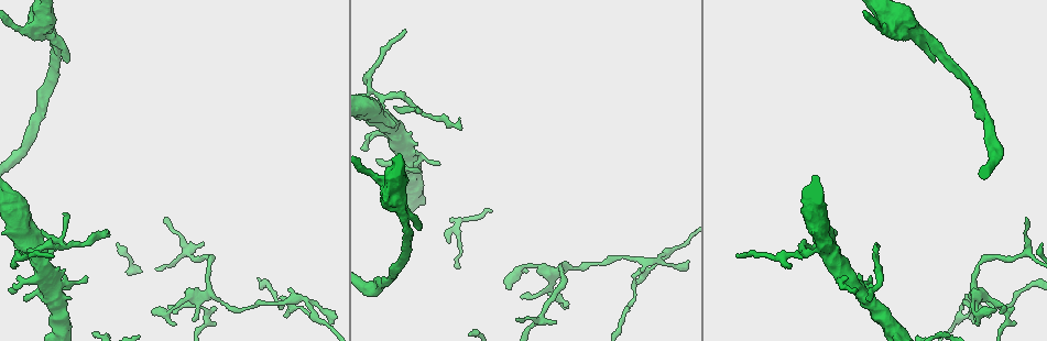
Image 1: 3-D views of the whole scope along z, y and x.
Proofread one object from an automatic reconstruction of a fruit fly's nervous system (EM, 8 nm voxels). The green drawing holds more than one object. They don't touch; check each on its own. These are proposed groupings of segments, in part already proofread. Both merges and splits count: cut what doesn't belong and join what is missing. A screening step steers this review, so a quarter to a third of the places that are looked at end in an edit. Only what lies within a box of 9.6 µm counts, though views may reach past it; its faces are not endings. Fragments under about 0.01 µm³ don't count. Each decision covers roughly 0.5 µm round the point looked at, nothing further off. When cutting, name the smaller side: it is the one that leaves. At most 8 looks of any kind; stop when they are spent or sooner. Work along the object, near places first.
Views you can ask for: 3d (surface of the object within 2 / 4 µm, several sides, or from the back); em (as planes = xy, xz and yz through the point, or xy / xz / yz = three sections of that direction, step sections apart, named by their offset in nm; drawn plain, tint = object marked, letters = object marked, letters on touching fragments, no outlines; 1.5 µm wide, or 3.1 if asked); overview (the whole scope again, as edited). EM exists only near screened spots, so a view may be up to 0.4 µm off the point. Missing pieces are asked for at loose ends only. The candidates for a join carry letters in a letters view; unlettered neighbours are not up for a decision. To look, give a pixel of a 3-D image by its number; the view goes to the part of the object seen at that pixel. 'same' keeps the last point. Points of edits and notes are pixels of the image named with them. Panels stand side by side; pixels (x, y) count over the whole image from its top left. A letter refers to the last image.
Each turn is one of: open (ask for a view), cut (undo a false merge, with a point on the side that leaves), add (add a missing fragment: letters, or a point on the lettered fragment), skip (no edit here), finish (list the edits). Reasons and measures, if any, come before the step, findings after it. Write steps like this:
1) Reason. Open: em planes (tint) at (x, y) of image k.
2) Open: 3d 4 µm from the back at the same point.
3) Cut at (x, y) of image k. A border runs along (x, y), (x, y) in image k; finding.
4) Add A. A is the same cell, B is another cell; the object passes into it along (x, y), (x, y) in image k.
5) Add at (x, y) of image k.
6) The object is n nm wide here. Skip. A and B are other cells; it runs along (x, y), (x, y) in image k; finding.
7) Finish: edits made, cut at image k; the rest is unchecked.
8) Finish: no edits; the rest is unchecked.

Open: 3d 4 µm at (53, 34) of image 1.

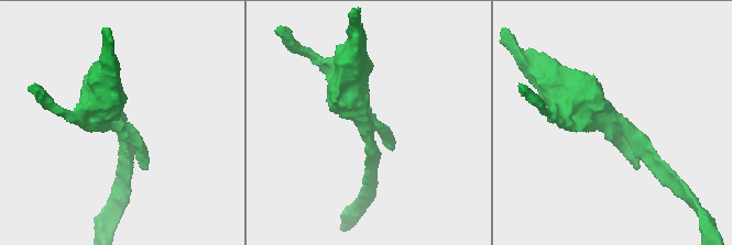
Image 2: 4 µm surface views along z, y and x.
3 arms meet here; the arms are 180, 200, 550 nm wide; now the EM. Open: em xz step 4 (letters) at (614, 119) of image 2.

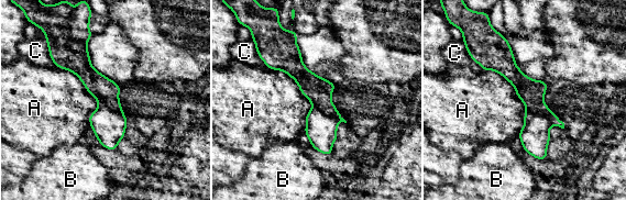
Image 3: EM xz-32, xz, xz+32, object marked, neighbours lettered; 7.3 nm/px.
Cut at (96, 84) of image 3. A, B and C are other cells; a second neuron is stuck on.

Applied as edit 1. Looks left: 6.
Redraw. Open: overview.

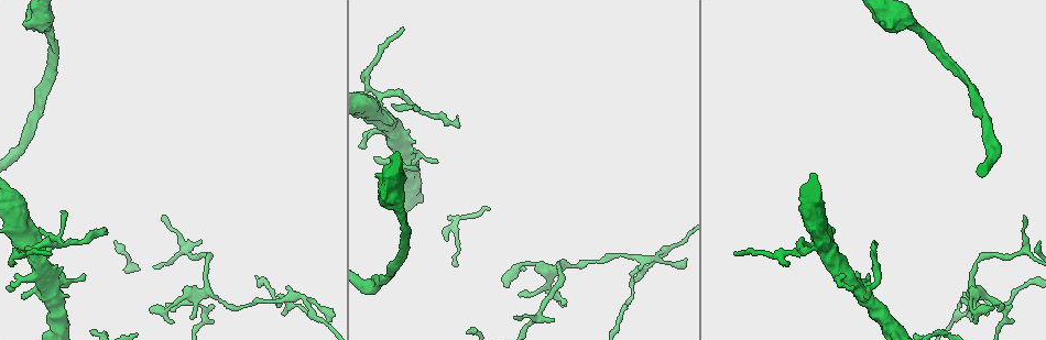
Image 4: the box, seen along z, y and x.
An open end. Open: 3d 2 µm at (106, 230) of image 4.

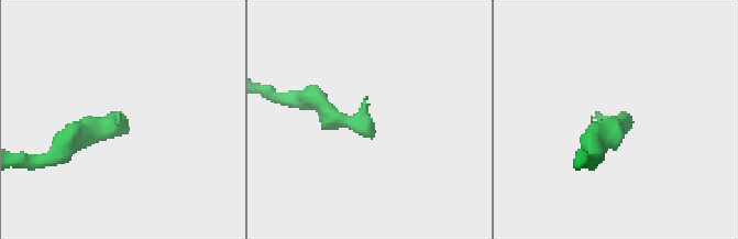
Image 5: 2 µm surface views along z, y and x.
Open: em xz step 8 (letters) at (367, 97) of image 5.

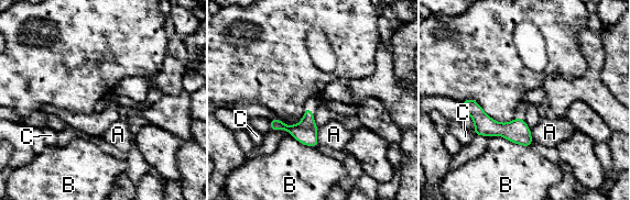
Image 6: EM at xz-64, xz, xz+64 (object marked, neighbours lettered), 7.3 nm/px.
Open: em planes (letters) at the same point.

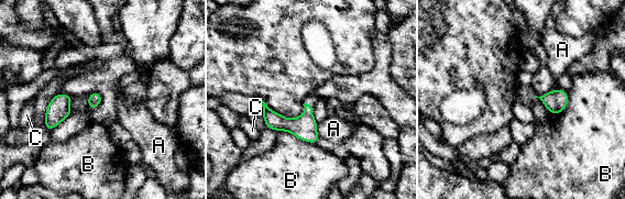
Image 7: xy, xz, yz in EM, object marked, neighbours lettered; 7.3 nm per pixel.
Skip. A, B and C are other cells; a border runs along (317, 123), (317, 136), (319, 139) in image 7; no lettered fragment goes on from it.

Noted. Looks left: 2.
Tapers out. Open: em planes (plain) at (516, 317) of image 4.

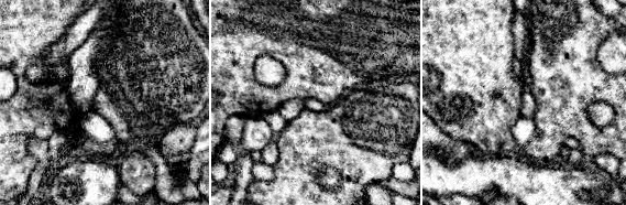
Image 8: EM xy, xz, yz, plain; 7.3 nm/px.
What lies round it. Open: em planes (letters) at the same point.

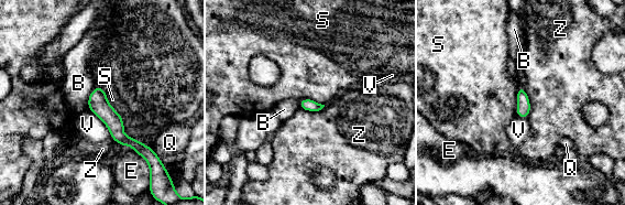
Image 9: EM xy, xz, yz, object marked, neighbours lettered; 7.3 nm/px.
Skip. B, E, Q, S, V and Z are other cells; no lettered fragment goes on from it.

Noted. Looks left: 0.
Finish: edits made, cut at image 3; the rest is unchecked.

